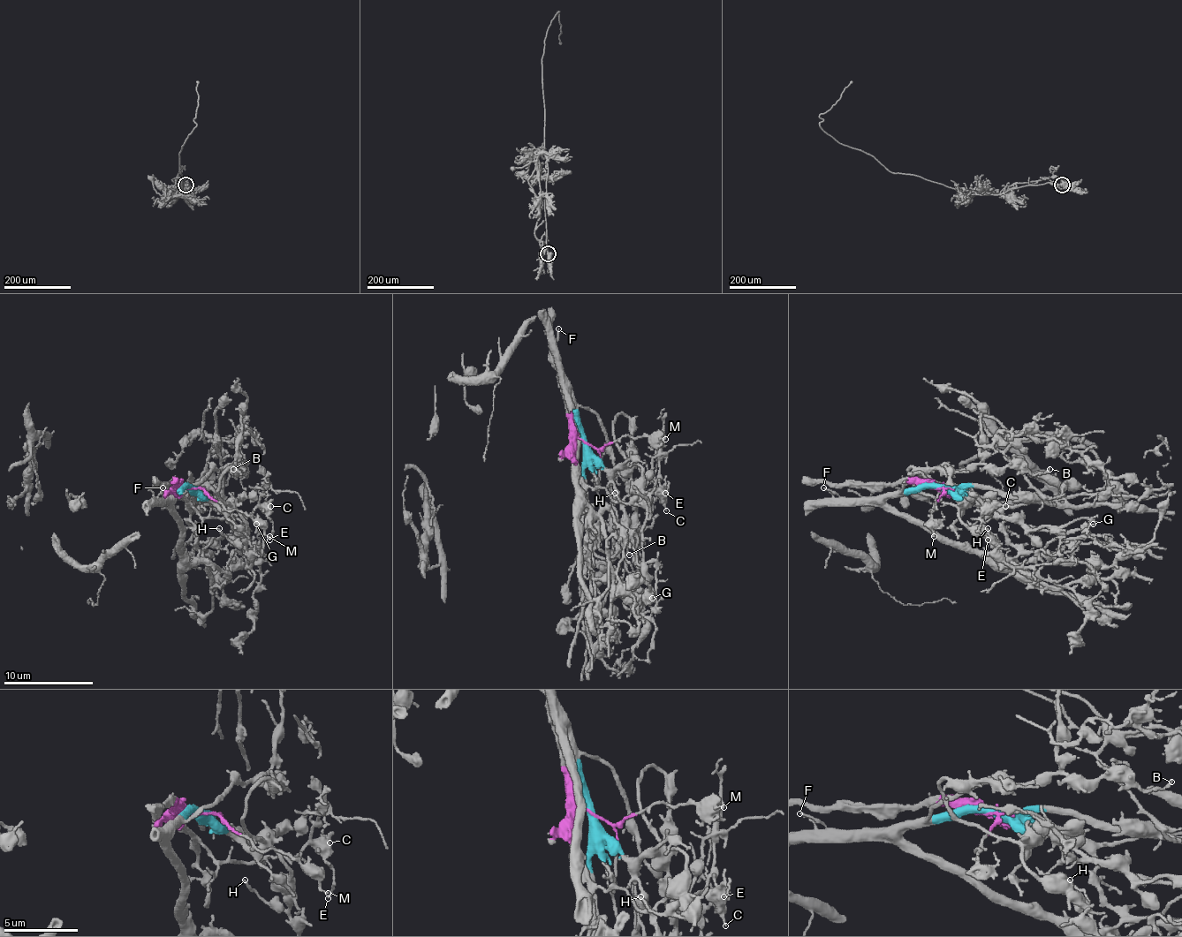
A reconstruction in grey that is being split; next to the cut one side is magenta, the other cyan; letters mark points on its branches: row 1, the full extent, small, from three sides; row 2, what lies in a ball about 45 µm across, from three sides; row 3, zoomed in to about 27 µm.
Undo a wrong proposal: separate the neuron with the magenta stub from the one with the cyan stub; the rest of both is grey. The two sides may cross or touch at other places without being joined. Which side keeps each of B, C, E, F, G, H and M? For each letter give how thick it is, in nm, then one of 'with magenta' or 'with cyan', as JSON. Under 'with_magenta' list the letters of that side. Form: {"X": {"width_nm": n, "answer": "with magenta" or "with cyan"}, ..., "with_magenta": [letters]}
{"B": {"width_nm": 180, "answer": "with cyan"}, "C": {"width_nm": 180, "answer": "with magenta"}, "E": {"width_nm": 100, "answer": "with magenta"}, "F": {"width_nm": 110, "answer": "with cyan"}, "G": {"width_nm": 150, "answer": "with magenta"}, "H": {"width_nm": 150, "answer": "with cyan"}, "M": {"width_nm": 140, "answer": "with magenta"}, "with_magenta": ["C", "E", "G", "M"]}

